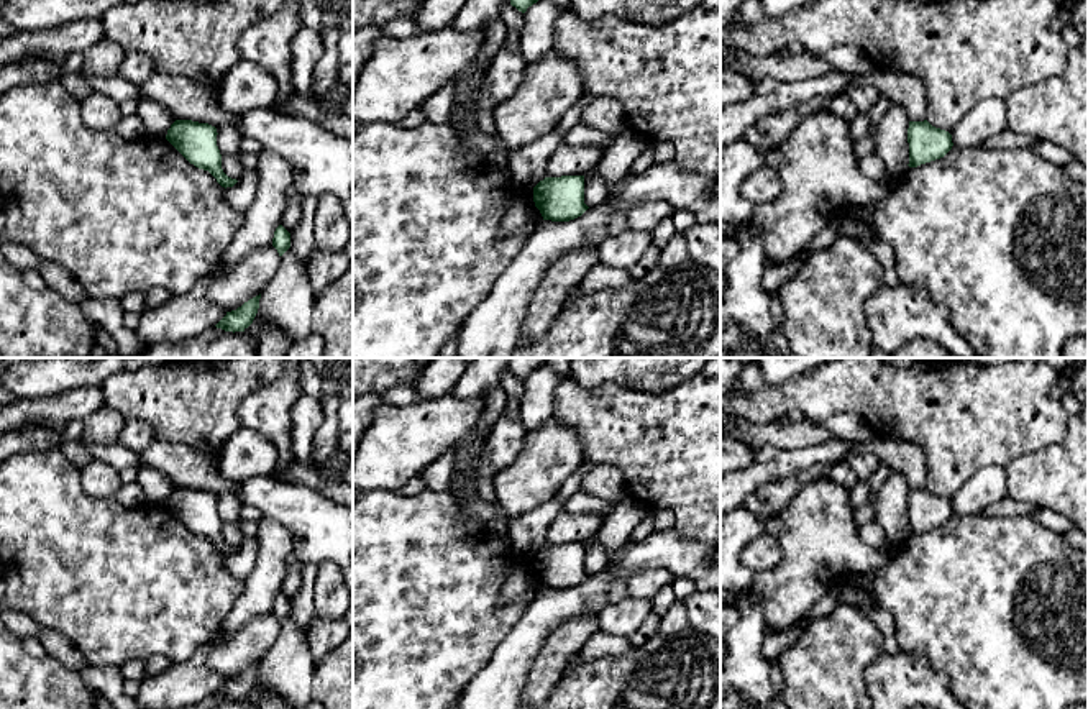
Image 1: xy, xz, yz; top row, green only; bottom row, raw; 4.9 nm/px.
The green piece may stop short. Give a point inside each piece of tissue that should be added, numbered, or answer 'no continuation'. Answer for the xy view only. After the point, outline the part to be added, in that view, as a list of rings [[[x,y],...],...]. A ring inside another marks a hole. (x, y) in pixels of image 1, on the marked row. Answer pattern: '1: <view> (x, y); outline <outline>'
no continuation

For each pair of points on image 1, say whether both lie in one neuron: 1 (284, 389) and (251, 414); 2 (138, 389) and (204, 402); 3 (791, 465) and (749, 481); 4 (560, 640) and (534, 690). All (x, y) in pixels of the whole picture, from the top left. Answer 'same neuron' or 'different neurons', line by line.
1: same neuron
2: same neuron
3: same neuron
4: same neuron

